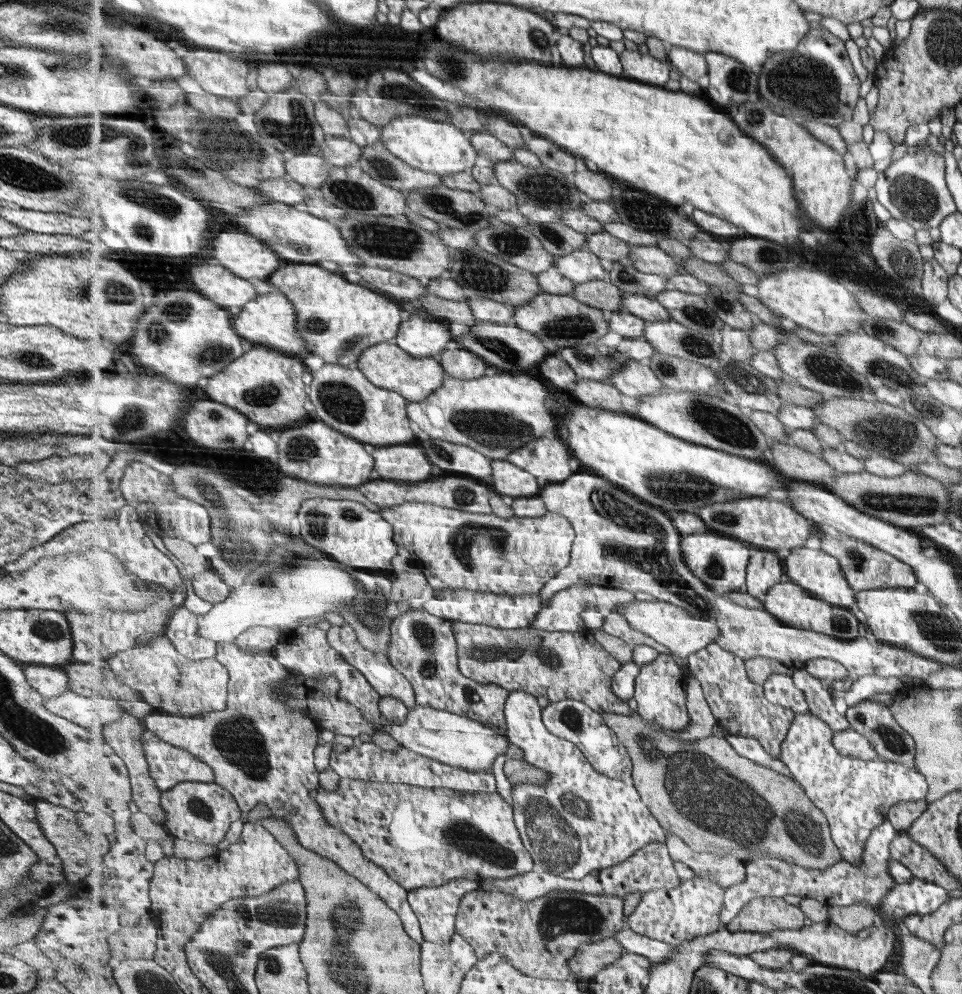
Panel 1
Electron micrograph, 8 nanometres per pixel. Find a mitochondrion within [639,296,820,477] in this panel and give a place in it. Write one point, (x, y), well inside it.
(721, 424)

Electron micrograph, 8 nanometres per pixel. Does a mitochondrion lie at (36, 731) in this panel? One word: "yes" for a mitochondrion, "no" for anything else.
yes

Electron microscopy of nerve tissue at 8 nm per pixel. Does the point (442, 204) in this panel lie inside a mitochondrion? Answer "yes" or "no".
yes

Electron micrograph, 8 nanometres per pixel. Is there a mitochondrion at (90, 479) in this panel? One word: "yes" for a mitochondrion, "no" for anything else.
no

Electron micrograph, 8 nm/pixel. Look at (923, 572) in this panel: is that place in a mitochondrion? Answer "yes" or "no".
no

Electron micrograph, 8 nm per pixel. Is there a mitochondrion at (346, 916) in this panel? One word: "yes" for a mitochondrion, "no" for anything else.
yes

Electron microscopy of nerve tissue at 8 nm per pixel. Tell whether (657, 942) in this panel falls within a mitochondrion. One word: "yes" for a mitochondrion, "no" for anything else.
no

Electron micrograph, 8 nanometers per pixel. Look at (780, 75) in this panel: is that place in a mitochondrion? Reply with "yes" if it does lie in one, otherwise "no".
no

